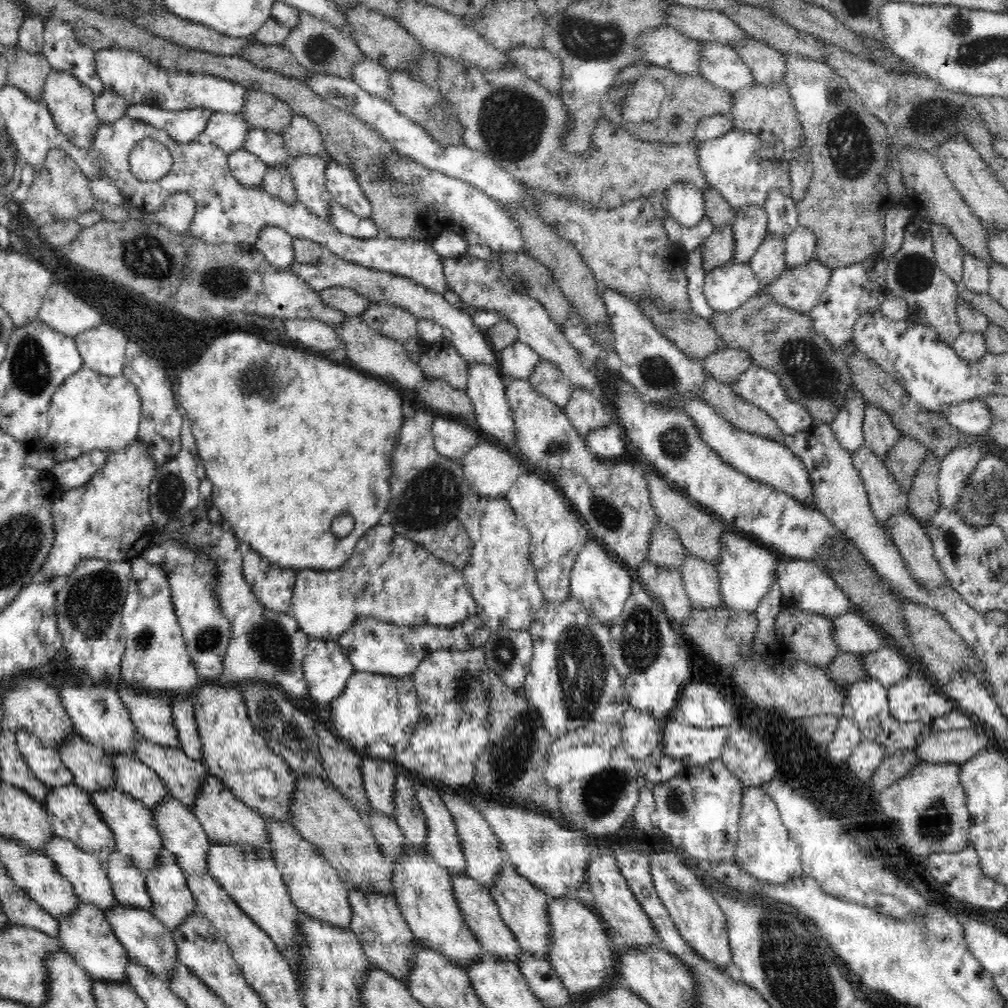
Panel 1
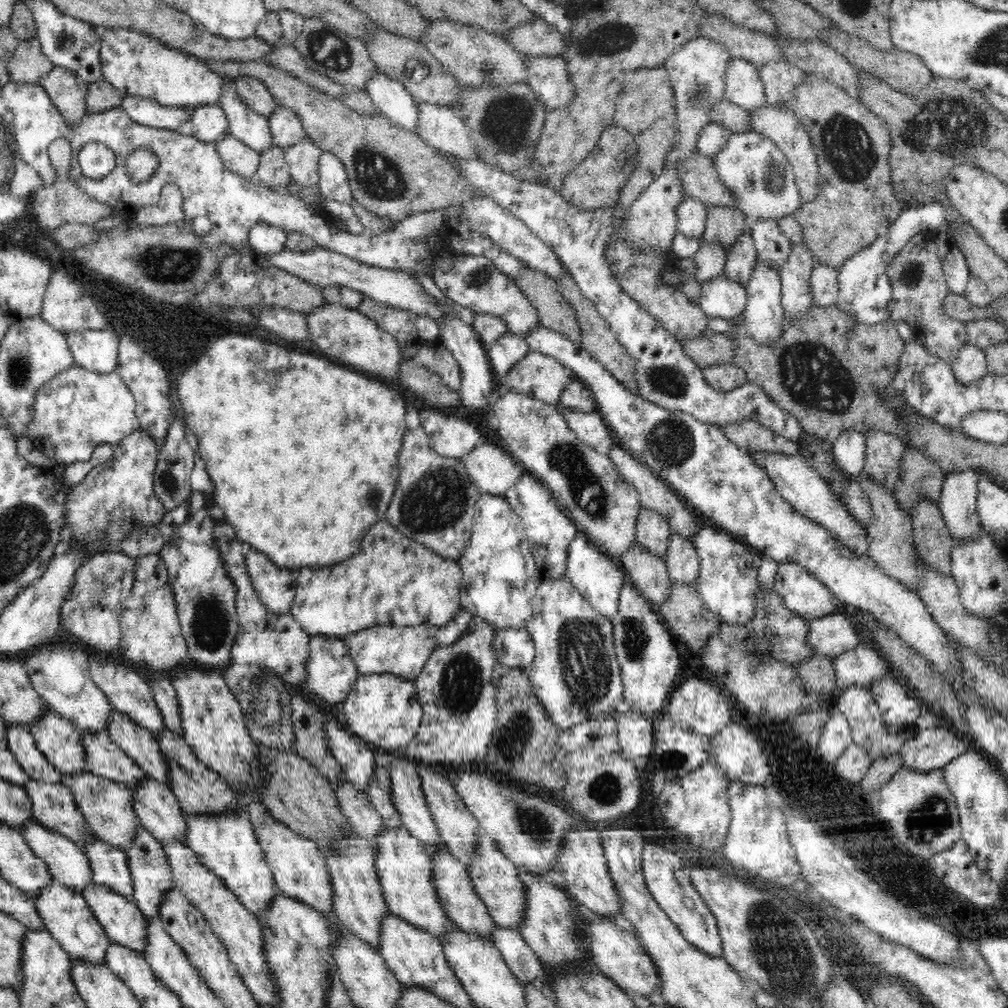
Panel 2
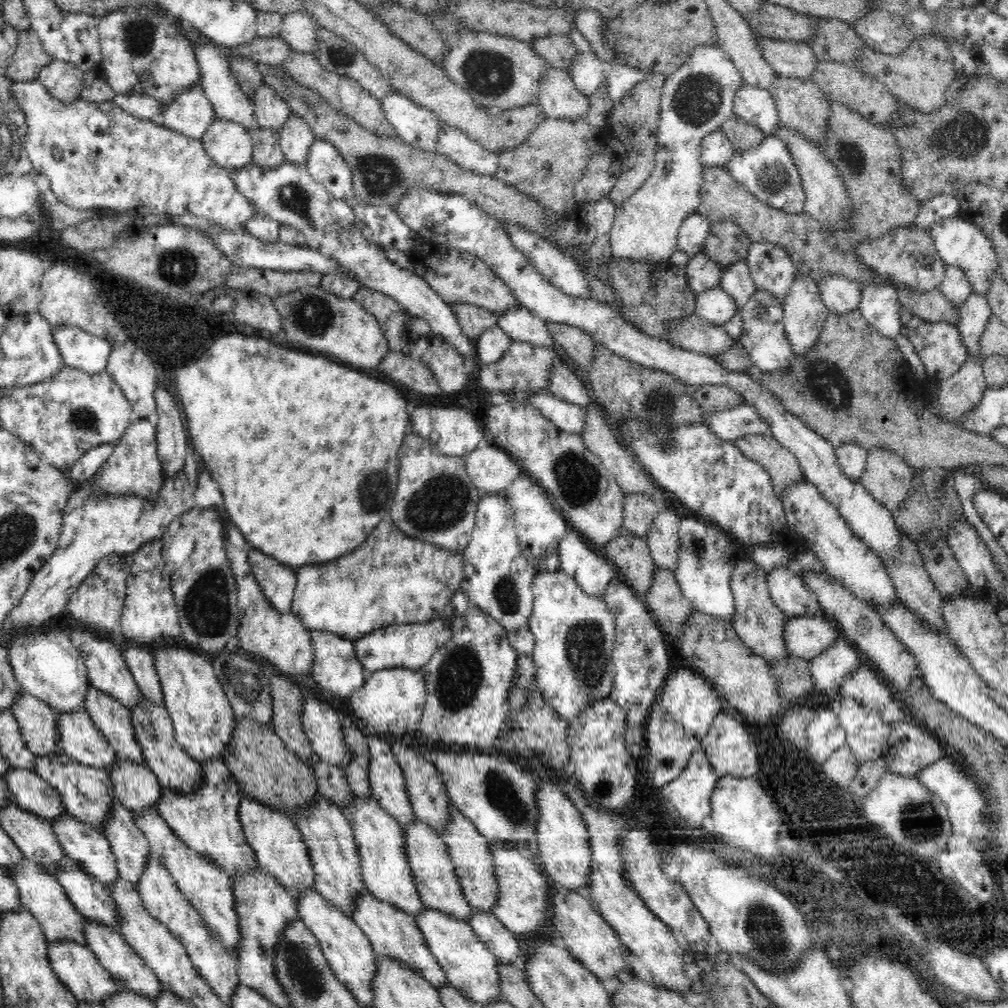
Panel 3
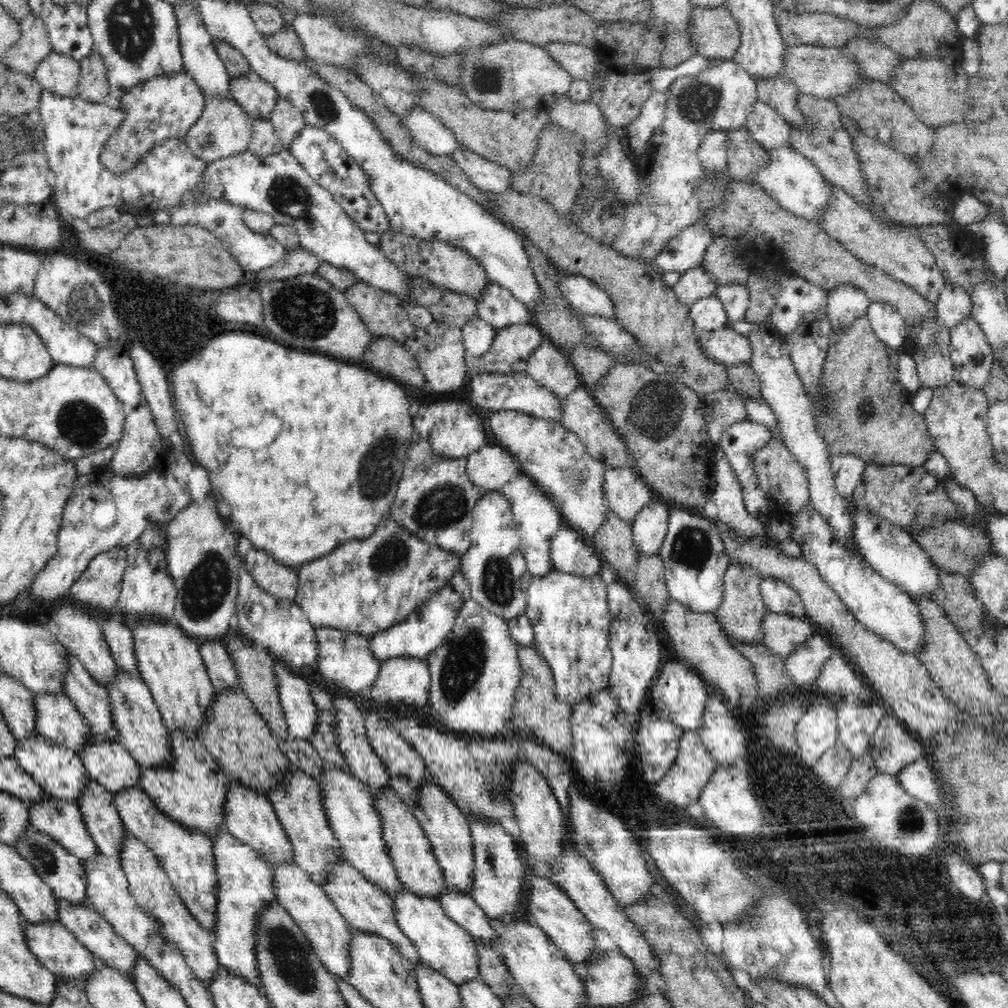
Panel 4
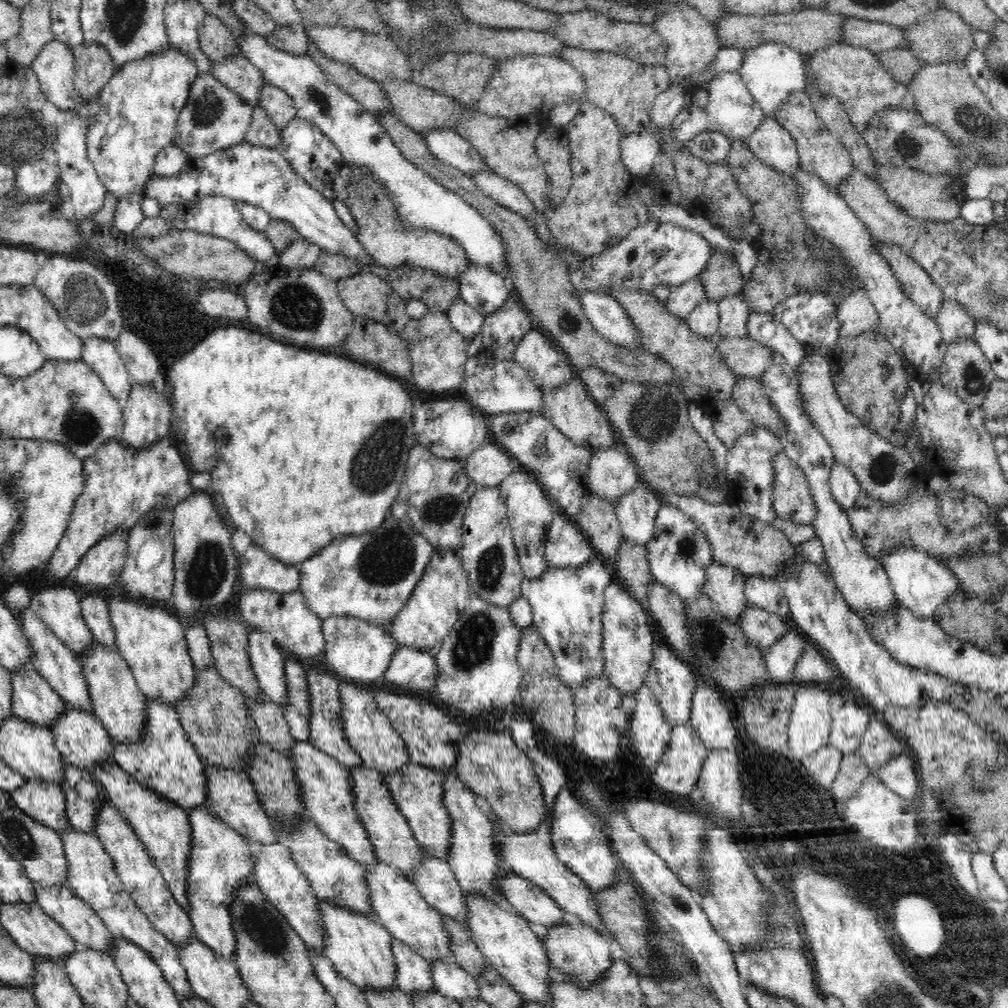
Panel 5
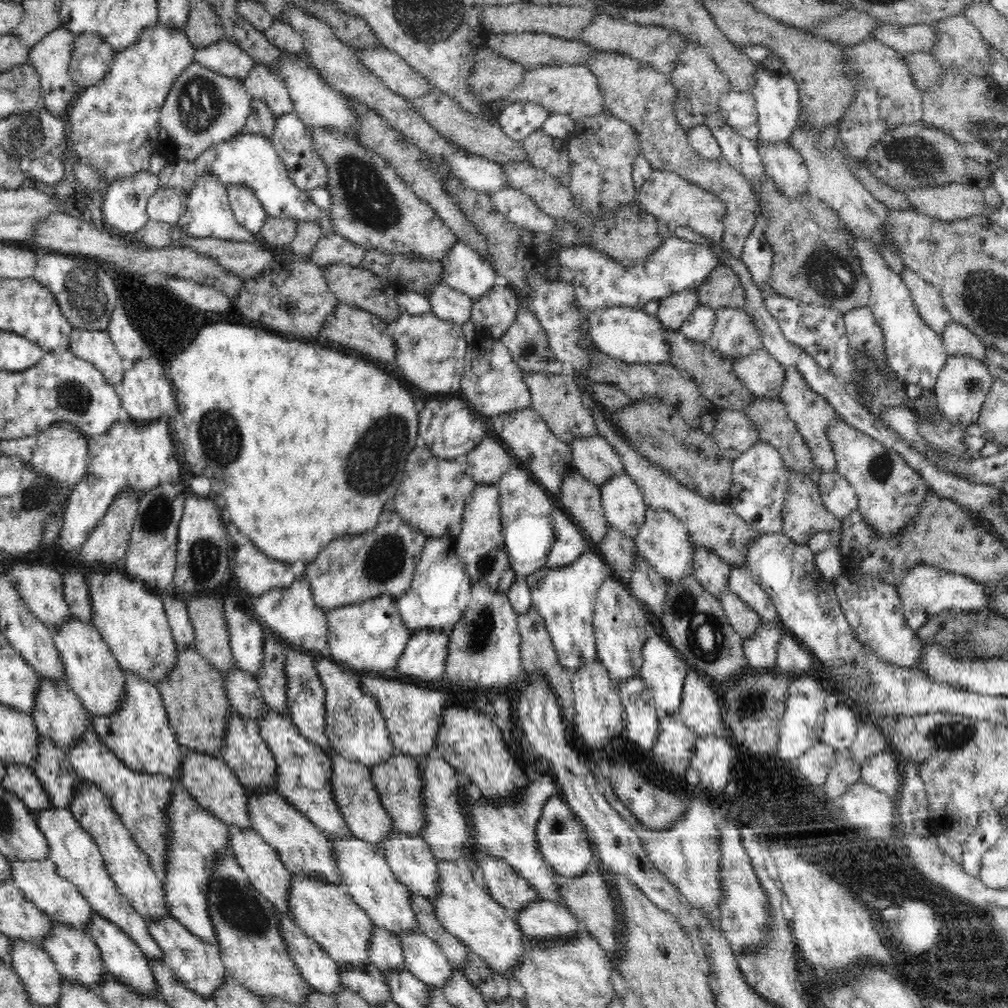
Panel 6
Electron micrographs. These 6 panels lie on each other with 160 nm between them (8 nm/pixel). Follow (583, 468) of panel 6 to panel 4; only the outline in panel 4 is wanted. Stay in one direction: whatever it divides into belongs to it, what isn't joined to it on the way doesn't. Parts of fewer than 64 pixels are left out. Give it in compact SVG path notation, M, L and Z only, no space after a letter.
M606 467L603 489L609 510L631 526L644 505L655 498L653 491L630 467Z

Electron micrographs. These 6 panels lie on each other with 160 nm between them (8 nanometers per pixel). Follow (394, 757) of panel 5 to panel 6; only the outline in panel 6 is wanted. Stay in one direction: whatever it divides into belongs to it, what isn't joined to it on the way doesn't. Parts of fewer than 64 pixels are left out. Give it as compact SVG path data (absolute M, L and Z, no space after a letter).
M326 653L315 656L315 667L319 674L322 686L325 690L325 731L326 736L330 739L333 749L342 755L344 759L364 764L368 767L382 764L386 760L390 760L394 747L390 738L386 721L380 712L378 703L367 696L361 685L361 676L352 674L349 668L342 667L332 661Z

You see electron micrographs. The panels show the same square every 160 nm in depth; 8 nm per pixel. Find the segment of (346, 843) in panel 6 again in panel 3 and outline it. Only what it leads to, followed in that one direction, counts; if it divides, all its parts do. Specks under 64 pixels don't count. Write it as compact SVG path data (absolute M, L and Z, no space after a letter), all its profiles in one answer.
M426 907L418 916L414 916L417 927L426 939L429 951L435 957L437 963L442 967L444 974L447 976L447 982L456 987L464 996L474 1002L487 1005L490 1001L496 999L504 1000L501 996L500 979L498 978L498 958L493 952L490 952L486 945L479 939L479 936L472 930L470 924L465 920L457 920L450 914L433 910Z

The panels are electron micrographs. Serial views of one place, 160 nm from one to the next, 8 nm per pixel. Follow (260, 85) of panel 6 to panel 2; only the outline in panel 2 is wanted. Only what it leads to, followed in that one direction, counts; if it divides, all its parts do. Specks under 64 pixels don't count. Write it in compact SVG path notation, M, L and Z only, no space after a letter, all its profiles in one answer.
M306 134L303 139L296 141L284 151L292 180L296 181L302 189L318 191L318 165L323 150Z

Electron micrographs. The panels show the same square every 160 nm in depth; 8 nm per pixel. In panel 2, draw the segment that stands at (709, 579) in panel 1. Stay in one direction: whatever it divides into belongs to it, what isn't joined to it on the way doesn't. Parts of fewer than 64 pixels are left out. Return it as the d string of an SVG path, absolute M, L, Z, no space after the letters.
M671 531L663 560L672 582L688 583L693 586L697 572L700 570L700 558L690 540L676 531Z

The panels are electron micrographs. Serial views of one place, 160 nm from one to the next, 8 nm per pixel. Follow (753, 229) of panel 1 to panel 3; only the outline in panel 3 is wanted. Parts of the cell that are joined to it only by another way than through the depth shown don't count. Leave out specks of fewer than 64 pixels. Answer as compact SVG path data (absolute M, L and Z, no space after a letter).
M746 259L734 262L734 264L724 269L719 286L722 291L732 296L734 302L738 304L738 312L757 292Z

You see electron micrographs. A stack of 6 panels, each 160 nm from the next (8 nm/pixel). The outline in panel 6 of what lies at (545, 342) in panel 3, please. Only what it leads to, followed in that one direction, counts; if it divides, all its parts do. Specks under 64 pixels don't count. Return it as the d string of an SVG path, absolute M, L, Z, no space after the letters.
M462 241L447 250L441 267L443 282L472 300L480 300L494 290L497 272L493 265Z

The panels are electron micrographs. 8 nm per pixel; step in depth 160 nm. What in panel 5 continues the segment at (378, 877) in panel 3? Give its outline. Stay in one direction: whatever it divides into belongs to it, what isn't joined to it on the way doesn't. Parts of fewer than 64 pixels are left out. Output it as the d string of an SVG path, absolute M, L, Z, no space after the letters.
M298 741L289 748L295 764L302 791L302 803L304 811L315 820L318 829L333 842L340 844L346 856L360 863L364 868L371 867L378 862L374 845L368 839L368 833L362 825L362 820L354 807L354 795L352 795L352 781L350 770L340 765L336 760L312 743Z

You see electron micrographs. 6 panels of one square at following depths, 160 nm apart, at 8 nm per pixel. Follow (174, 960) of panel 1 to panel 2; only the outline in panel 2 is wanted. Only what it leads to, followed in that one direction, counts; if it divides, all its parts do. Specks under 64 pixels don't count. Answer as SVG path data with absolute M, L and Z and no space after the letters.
M94 882L88 883L83 888L82 896L112 942L143 954L147 945L147 919L138 909L136 902L131 898L127 899L123 895L117 894L117 892L112 892L105 885Z

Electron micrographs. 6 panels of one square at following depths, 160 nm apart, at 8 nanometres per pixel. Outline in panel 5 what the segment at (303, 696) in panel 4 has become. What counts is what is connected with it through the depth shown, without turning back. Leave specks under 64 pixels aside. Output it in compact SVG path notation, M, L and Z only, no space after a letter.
M250 628L247 629L247 653L252 670L259 682L259 687L262 692L266 693L270 699L276 703L276 705L280 705L283 712L283 704L288 698L284 658L271 634L268 634L268 632L254 631Z

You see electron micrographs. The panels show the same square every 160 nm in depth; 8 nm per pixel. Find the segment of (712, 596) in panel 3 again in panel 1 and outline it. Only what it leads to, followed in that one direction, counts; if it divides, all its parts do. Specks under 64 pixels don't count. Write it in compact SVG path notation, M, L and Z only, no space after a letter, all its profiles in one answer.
M726 530L719 543L720 554L714 566L724 606L738 612L755 612L772 583L777 582L777 569L782 557L734 530Z

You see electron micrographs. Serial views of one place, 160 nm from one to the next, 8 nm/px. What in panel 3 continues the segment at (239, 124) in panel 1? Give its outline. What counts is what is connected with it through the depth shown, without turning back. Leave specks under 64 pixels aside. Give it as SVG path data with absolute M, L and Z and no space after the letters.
M190 86L164 105L162 126L187 137L202 138L217 119L214 107L201 86Z

